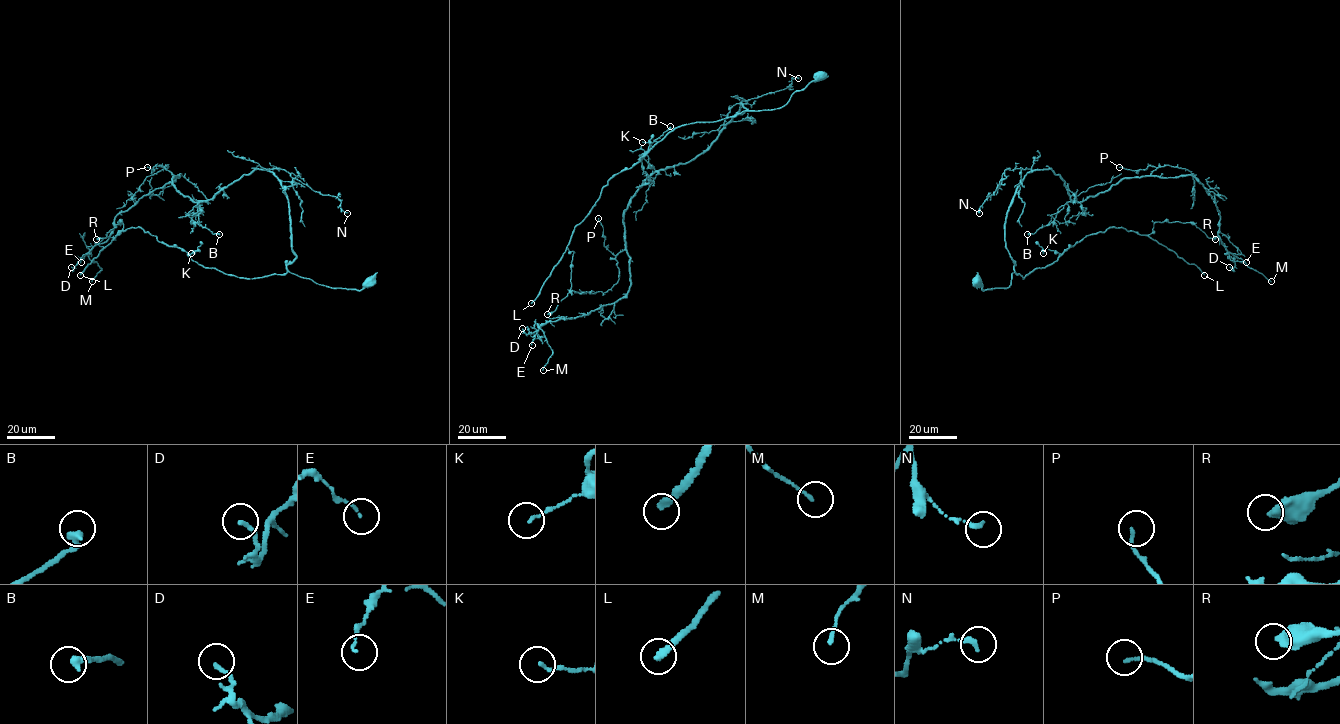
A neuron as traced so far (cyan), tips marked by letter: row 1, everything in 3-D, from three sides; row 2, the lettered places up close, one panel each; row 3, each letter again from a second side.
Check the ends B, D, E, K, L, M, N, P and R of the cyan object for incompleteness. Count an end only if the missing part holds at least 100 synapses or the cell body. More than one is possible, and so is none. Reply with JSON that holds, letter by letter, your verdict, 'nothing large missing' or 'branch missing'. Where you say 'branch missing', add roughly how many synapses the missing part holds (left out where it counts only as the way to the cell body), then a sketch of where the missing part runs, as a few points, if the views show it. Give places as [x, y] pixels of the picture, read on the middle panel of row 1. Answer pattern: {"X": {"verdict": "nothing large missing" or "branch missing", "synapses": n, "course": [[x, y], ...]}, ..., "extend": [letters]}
{"B": {"verdict": "nothing large missing"}, "D": {"verdict": "nothing large missing"}, "E": {"verdict": "nothing large missing"}, "K": {"verdict": "nothing large missing"}, "L": {"verdict": "branch missing", "synapses": 180}, "M": {"verdict": "nothing large missing"}, "N": {"verdict": "nothing large missing"}, "P": {"verdict": "nothing large missing"}, "R": {"verdict": "nothing large missing"}, "extend": ["L"]}

